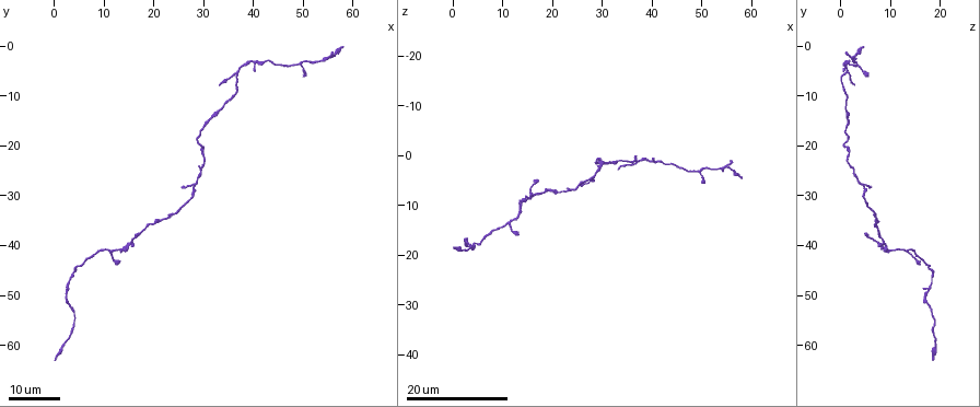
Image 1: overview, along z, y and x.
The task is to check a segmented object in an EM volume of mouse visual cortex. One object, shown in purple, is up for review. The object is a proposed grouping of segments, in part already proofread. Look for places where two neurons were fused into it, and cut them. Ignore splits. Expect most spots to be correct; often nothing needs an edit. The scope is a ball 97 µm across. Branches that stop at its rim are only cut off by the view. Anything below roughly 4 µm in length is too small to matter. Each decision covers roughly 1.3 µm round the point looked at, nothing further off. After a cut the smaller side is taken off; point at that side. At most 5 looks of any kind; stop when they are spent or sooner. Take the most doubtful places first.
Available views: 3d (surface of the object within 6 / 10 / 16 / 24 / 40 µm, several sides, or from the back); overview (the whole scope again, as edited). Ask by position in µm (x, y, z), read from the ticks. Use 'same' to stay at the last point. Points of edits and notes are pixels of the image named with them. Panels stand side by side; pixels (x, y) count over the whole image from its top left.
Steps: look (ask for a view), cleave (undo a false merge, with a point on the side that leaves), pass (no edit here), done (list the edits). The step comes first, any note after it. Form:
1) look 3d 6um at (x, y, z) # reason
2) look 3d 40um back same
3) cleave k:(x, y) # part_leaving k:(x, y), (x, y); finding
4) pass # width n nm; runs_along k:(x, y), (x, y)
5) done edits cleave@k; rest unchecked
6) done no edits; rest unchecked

look 3d 24um at (16.0, 39.5, 8.5) # branch point

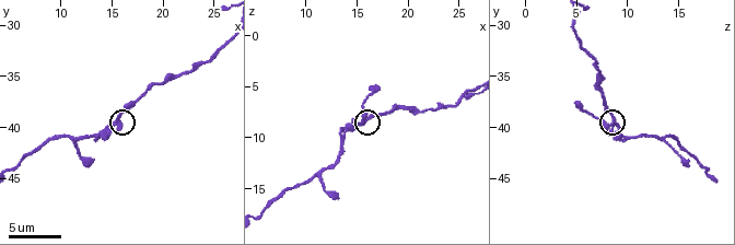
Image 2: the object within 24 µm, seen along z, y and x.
look 3d 6um at (15.8, 40.0, 8.2)

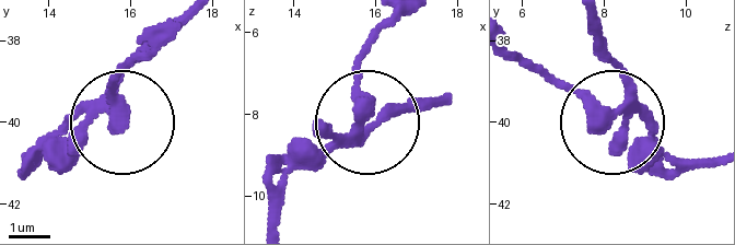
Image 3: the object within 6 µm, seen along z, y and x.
pass # side_arm 5 um; runs_along 3:(433, 97), (360, 132), (370, 112), (360, 69), (366, 42); one neuron here

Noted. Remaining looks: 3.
look 3d 16um at (37.0, 5.5, 1.5) # side arm on a straight run

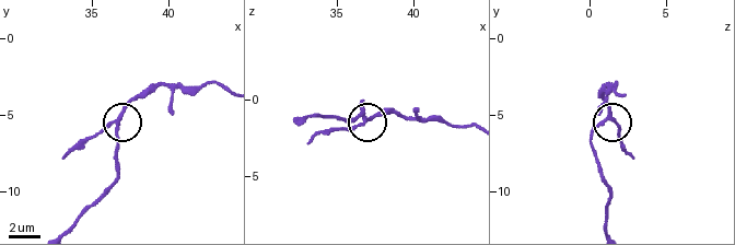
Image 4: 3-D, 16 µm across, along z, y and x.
look 3d 6um at (36.8, 5.0, 1.4)

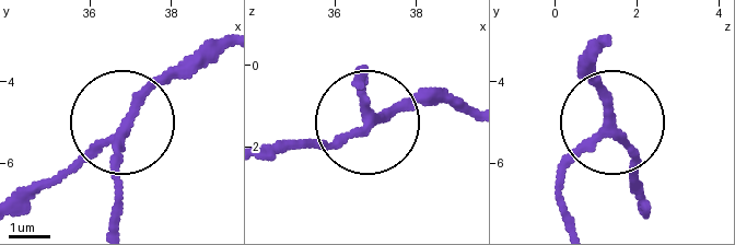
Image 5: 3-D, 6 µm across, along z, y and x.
pass # width 190 nm; runs_along 5:(572, 221), (569, 168), (604, 130), (625, 148), (628, 186); all the same neuron

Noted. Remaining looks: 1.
done no edits; rest unchecked

